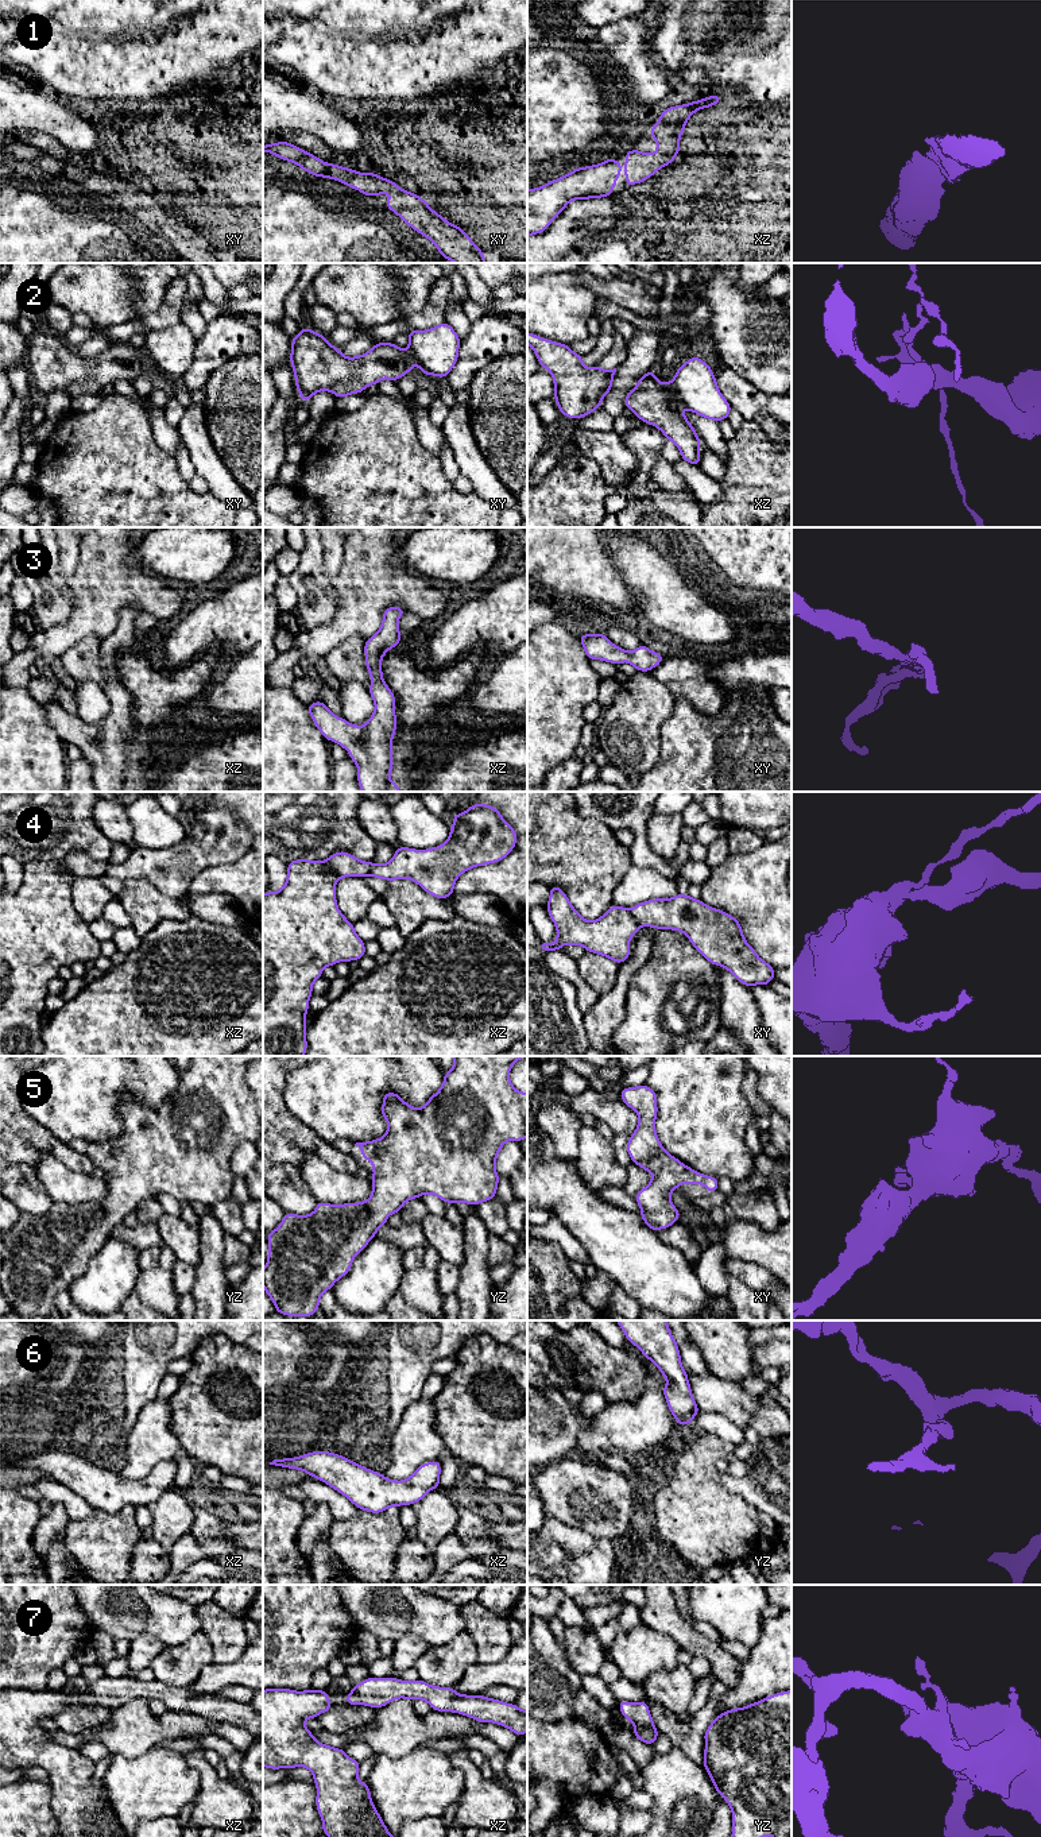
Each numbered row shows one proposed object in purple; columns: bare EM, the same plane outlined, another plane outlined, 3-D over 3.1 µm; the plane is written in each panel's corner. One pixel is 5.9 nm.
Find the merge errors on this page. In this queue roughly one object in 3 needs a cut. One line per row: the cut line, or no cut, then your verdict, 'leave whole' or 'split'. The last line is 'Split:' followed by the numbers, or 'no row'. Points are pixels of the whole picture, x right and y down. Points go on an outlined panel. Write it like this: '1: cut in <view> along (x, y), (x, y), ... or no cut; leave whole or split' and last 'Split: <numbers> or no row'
1: no cut; leave whole
2: cut in xz along (668, 383), (674, 399), (681, 406); split
3: no cut; leave whole
4: cut in xy along (629, 909), (639, 925); split
5: no cut; leave whole
6: no cut; leave whole
7: no cut; leave whole
Split: 2, 4

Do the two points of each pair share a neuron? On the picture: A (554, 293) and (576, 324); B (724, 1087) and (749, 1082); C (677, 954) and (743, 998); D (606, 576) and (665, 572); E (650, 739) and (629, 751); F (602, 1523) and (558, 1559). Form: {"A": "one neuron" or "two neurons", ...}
{"A": "one neuron", "B": "two neurons", "C": "two neurons", "D": "two neurons", "E": "one neuron", "F": "two neurons"}

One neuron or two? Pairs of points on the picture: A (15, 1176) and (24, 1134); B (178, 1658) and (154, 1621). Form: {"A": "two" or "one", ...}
{"A": "two", "B": "two"}

